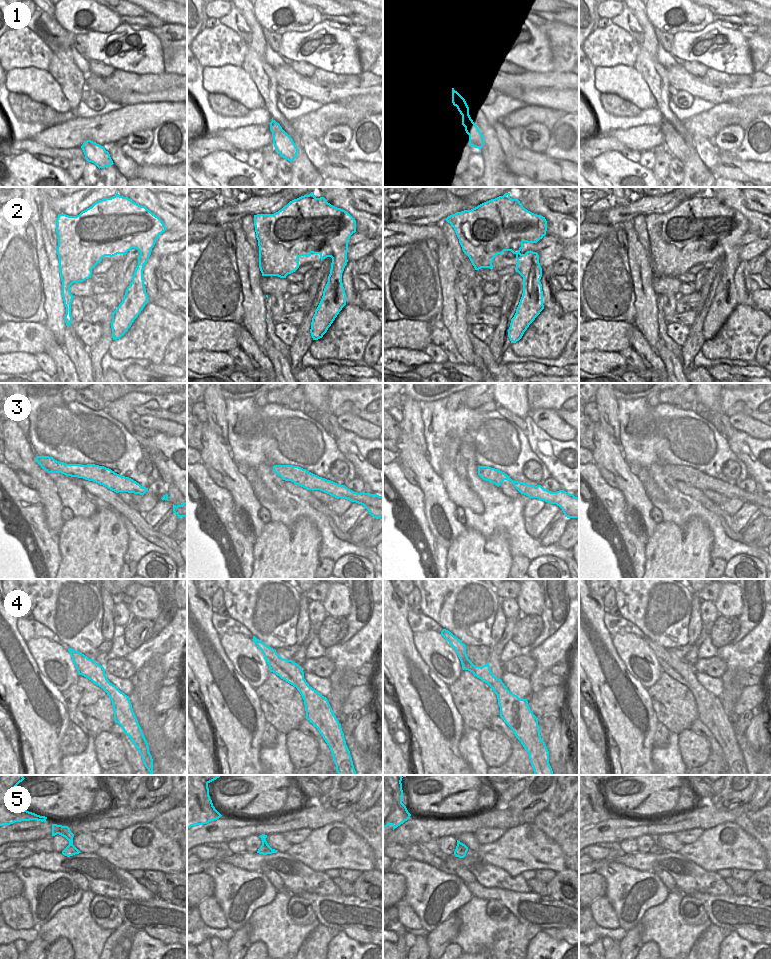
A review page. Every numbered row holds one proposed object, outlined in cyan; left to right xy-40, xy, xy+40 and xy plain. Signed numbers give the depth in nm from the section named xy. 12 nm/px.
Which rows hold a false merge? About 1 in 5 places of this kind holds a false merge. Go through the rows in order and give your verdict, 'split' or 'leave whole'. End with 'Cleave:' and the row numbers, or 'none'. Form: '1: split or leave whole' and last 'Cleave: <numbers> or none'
1: leave whole
2: leave whole
3: leave whole
4: leave whole
5: split
Cleave: 5

